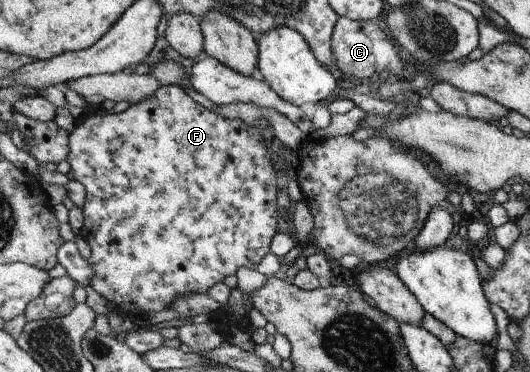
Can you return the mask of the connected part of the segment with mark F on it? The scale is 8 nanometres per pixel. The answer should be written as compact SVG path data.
M165 85L155 91L153 96L132 104L121 113L90 111L77 120L70 132L69 154L66 160L71 165L70 176L86 188L86 199L82 212L86 216L83 236L92 250L88 261L93 265L95 274L92 287L104 296L119 315L129 318L142 316L145 312L157 312L169 309L173 299L179 295L207 293L224 278L236 274L241 267L245 270L255 269L261 259L269 253L271 238L277 234L277 172L273 168L267 144L259 136L257 127L247 126L238 118L228 119L211 112L208 108L195 102L183 88L177 85Z

